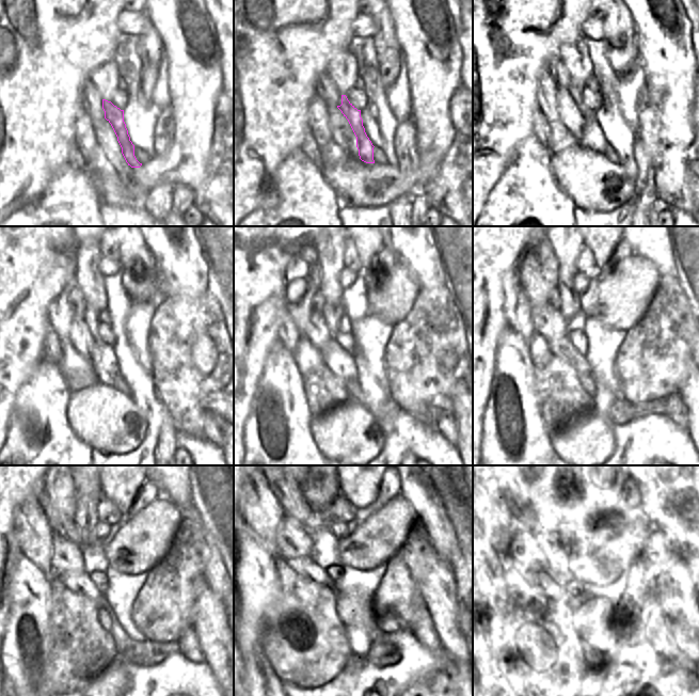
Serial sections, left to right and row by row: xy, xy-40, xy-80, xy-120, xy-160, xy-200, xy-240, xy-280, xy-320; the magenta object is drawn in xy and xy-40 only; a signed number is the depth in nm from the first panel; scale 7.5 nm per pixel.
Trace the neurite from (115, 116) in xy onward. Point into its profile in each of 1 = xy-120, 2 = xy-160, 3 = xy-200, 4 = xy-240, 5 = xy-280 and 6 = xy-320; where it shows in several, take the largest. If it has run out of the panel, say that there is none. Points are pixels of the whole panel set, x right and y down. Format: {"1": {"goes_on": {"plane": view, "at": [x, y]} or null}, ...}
{"1": {"goes_on": {"plane": "xy-120", "at": [102, 359]}}, "2": {"goes_on": {"plane": "xy-160", "at": [340, 362]}}, "3": {"goes_on": {"plane": "xy-200", "at": [562, 348]}}, "4": {"goes_on": {"plane": "xy-240", "at": [80, 583]}}, "5": {"goes_on": {"plane": "xy-280", "at": [313, 579]}}, "6": {"goes_on": {"plane": "xy-320", "at": [537, 572]}}}

